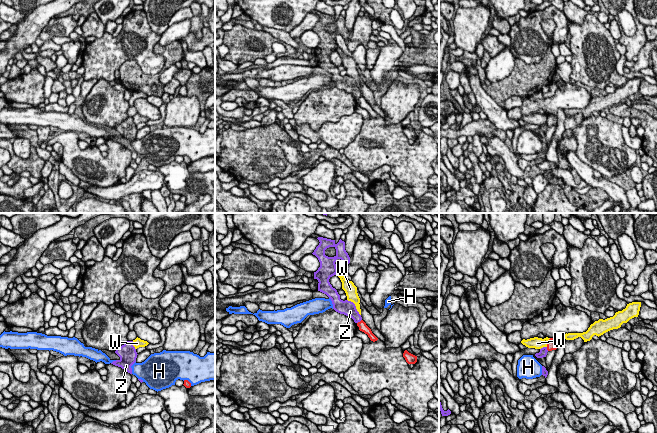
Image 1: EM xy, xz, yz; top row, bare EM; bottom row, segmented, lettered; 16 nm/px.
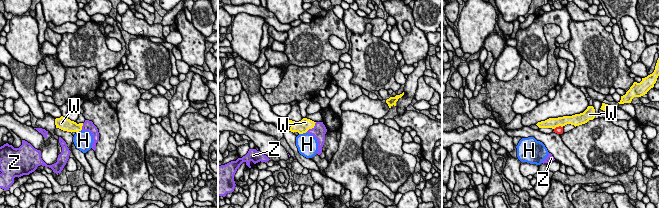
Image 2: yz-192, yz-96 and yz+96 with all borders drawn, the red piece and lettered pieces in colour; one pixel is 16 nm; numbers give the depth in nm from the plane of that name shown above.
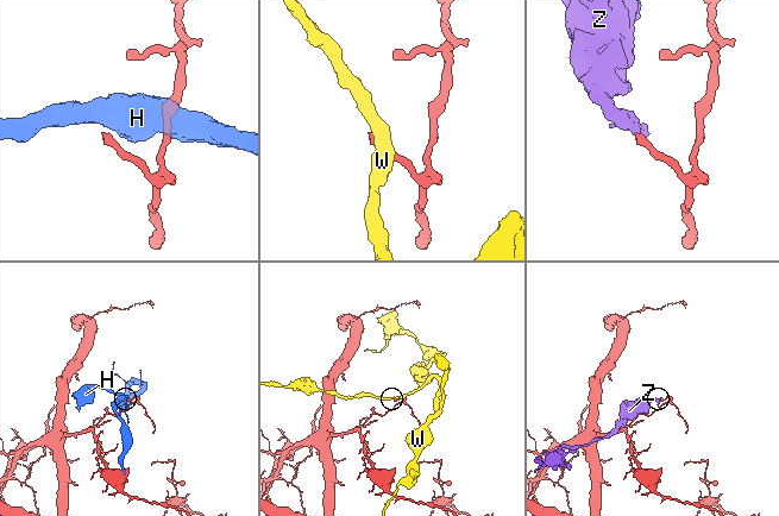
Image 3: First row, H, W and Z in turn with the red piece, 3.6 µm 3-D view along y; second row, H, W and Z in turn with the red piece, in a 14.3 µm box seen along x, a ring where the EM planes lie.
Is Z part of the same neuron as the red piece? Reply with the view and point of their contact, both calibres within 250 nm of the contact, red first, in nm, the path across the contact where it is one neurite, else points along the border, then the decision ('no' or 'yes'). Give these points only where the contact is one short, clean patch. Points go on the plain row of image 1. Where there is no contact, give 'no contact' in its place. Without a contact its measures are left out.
xz (360, 97) | 140/200 nm | along xz (361, 95), (357, 99) | no

